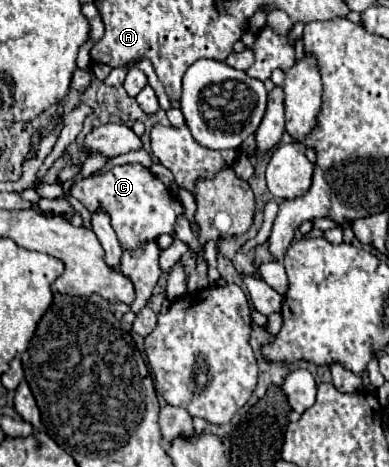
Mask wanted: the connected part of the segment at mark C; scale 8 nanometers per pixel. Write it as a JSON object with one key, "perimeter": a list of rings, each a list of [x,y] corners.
{"perimeter":[[[141,164],[113,166],[105,174],[93,174],[75,184],[71,196],[75,196],[89,212],[95,212],[95,208],[103,208],[103,212],[111,216],[111,226],[125,250],[157,240],[161,234],[175,236],[177,216],[185,212],[179,198],[171,194],[169,188],[163,186],[163,182]]]}

